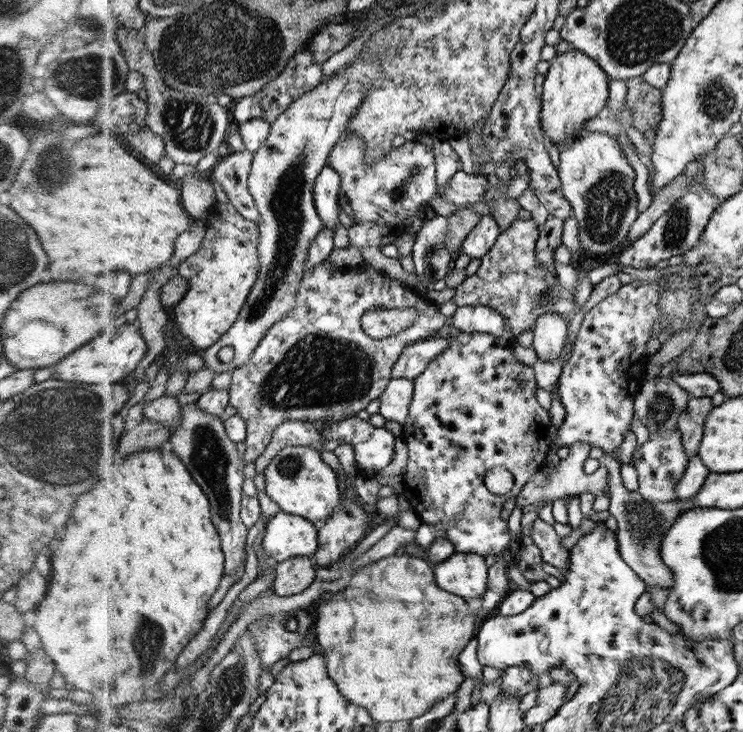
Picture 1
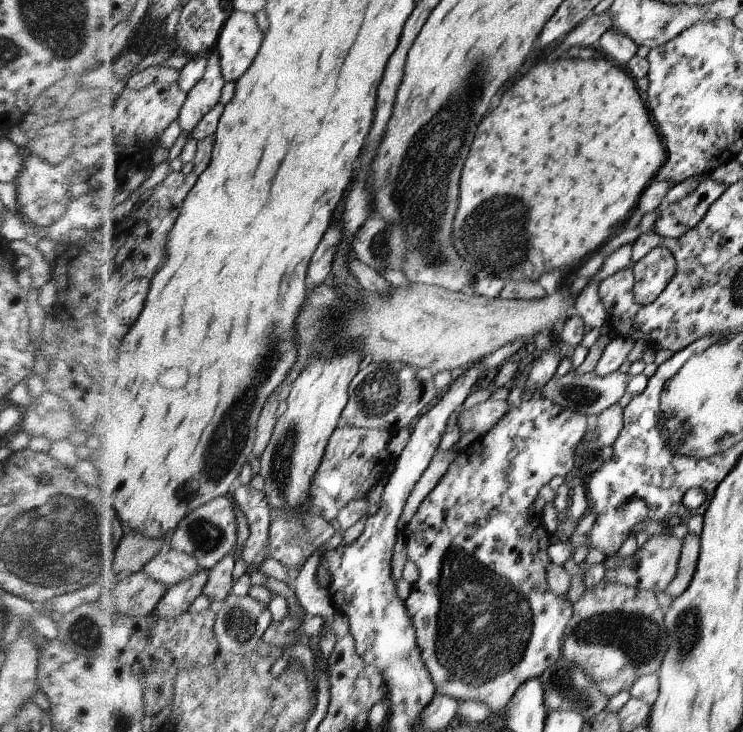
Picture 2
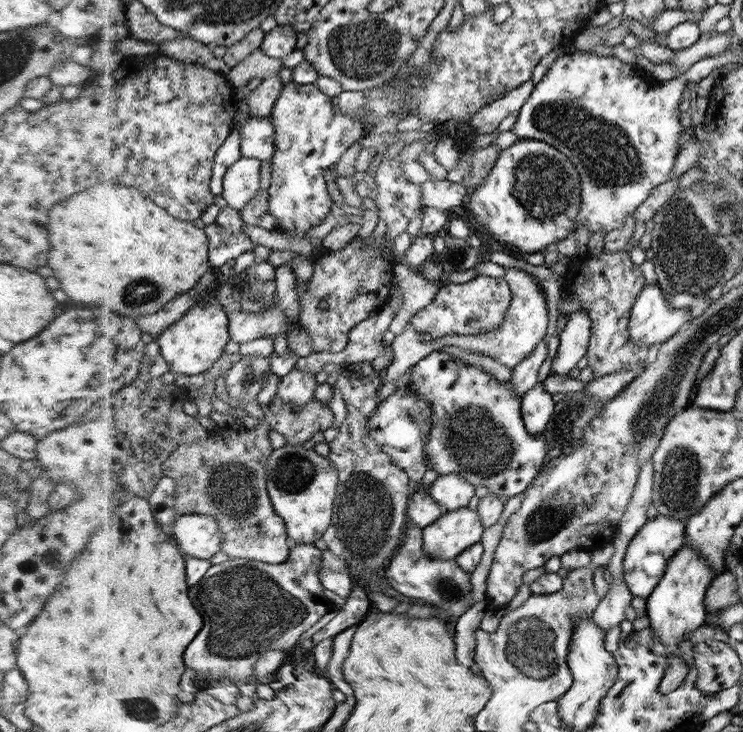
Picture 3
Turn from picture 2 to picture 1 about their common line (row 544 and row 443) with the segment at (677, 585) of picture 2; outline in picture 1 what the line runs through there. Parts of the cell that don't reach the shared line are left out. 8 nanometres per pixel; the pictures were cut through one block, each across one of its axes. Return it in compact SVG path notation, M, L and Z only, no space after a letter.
M690 395L686 410L678 417L677 429L681 432L683 449L689 459L698 454L706 417L714 407L711 397L698 398Z

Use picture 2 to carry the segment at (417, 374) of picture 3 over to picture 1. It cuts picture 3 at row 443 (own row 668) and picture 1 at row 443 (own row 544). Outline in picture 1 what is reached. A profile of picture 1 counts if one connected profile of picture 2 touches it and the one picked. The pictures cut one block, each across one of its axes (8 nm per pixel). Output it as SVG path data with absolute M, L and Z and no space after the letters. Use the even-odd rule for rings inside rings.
M451 325L447 330L447 341L446 350L443 350L429 364L427 369L413 380L413 397L409 404L409 415L403 424L402 434L402 438L406 441L409 450L409 459L403 474L403 494L410 503L411 510L422 520L422 523L438 528L444 527L446 539L454 546L456 553L474 553L483 557L487 554L498 556L502 551L506 550L508 544L515 544L510 534L504 534L508 530L508 526L506 526L504 520L500 520L500 508L502 508L504 502L519 495L522 487L528 484L540 470L540 466L543 466L542 462L544 462L548 450L551 450L551 416L546 409L536 402L536 384L534 384L532 368L528 368L528 366L524 366L519 360L516 360L516 357L512 354L512 348L506 348L502 338L499 339L490 333L484 332L462 332ZM494 467L504 467L513 474L513 487L504 495L494 495L484 486L485 474Z

